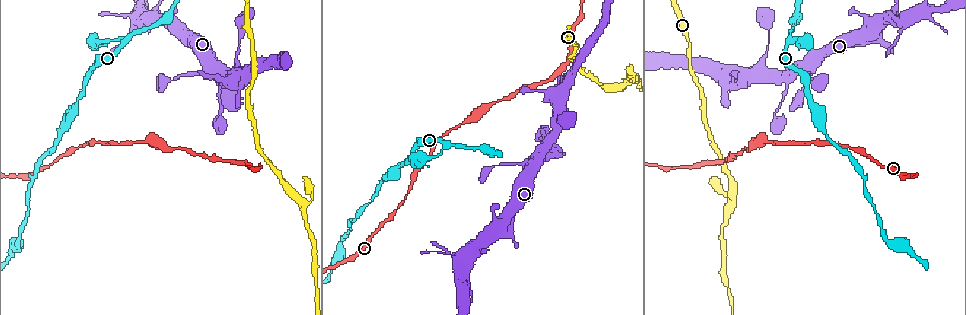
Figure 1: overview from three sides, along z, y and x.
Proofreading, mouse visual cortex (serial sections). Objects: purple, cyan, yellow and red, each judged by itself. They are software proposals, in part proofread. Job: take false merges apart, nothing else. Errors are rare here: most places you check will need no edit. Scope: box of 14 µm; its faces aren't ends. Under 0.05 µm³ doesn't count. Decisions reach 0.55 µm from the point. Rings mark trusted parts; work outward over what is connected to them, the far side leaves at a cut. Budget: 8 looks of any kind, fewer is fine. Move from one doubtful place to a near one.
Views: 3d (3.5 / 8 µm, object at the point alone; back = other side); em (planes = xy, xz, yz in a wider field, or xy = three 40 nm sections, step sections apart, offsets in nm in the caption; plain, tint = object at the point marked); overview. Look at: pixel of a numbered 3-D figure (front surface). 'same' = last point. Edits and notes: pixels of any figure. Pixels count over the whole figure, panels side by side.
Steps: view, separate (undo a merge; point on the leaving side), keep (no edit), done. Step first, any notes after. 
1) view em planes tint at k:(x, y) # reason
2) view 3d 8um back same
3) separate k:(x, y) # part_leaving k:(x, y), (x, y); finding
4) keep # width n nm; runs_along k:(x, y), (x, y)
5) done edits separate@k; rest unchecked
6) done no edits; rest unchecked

view 3d 3.5um at 1:(763, 67) # two arms in line, one across

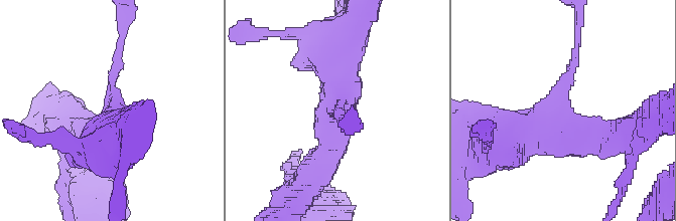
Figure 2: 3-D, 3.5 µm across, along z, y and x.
view em xy step 2 tint at 2:(562, 115)

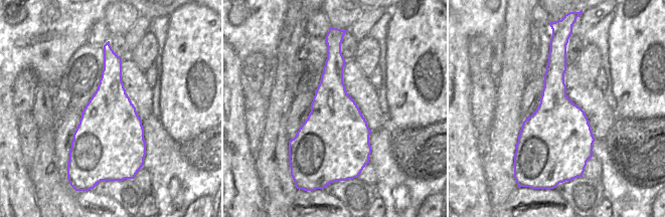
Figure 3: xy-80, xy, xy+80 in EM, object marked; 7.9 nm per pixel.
keep # arm_widths 200, 450, 700 nm; runs_along 2:(314, 173), (330, 152), (346, 41); continuous, no second cell

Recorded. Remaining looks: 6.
view 3d 3.5um at 1:(166, 145) # calibre changes

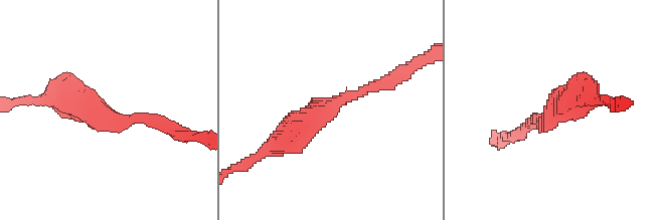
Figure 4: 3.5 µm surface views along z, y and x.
view em xy step 3 plain at 4:(549, 117)

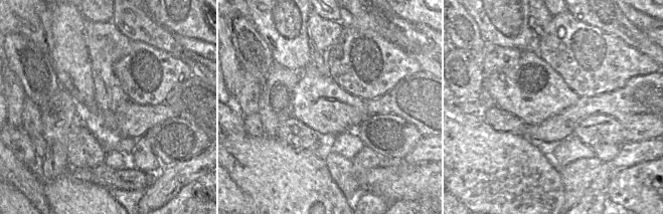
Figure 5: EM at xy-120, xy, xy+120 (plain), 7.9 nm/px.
view em xy step 3 tint same

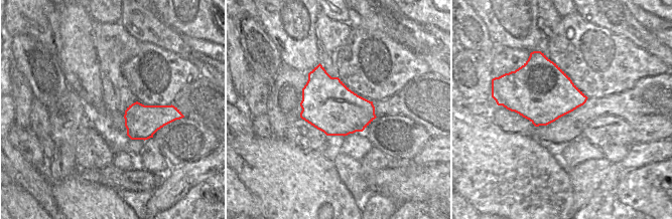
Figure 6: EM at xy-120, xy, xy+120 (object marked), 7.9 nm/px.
keep # width 420 nm; runs_along 4:(280, 142), (329, 103), (394, 77); one cell here

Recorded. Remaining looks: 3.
view 3d 8um at 1:(304, 204) # three arms meet

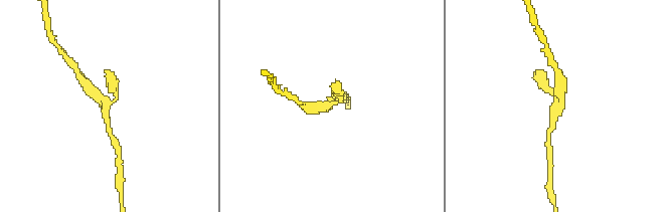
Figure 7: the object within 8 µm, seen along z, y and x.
view em xy step 5 tint at 7:(105, 105) # arms 3; arm_widths 200, 200, 350 nm

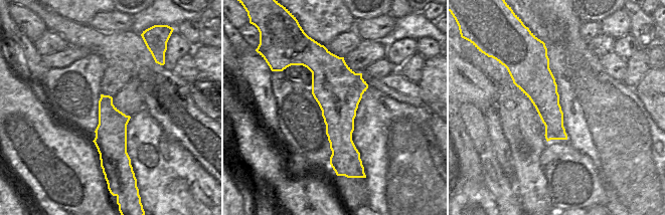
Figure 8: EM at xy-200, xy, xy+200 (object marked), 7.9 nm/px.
keep # width 380 nm; runs_along 8:(312, 44), (338, 89), (343, 173); all the same cell

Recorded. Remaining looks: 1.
done no edits; rest unchecked

